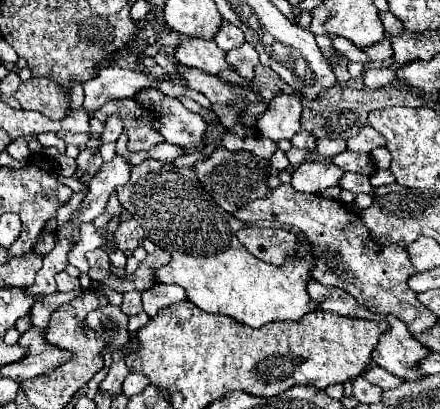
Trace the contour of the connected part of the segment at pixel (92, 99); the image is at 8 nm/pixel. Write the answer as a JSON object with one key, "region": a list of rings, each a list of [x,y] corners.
{"region":[[[107,66],[101,68],[99,74],[83,84],[85,90],[85,102],[83,108],[87,112],[99,110],[105,102],[117,100],[117,98],[132,98],[139,90],[145,88],[157,88],[157,80],[173,80],[167,76],[153,76],[153,74],[141,74],[139,70],[125,70],[121,66]]]}

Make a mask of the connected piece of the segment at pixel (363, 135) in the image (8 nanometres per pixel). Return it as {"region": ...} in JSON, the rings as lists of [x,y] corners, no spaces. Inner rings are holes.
{"region":[[[365,126],[357,134],[357,138],[347,140],[347,148],[353,150],[353,152],[371,152],[371,150],[375,150],[379,146],[385,146],[383,136],[375,128],[371,128],[371,126]]]}

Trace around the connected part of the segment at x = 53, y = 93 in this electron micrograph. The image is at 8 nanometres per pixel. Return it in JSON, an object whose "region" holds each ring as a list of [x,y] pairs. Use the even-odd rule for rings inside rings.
{"region":[[[29,78],[19,84],[13,94],[23,110],[35,110],[51,120],[61,120],[69,106],[69,96],[65,96],[55,82],[49,78]]]}

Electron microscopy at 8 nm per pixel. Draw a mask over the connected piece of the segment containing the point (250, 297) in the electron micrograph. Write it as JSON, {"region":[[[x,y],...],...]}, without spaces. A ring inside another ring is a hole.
{"region":[[[145,160],[143,164],[131,169],[129,182],[117,187],[115,192],[121,206],[131,214],[131,220],[121,222],[119,228],[115,230],[117,248],[137,248],[139,240],[143,238],[149,238],[157,246],[165,248],[171,254],[171,262],[163,268],[157,268],[155,280],[161,284],[183,286],[187,300],[193,302],[197,308],[209,314],[231,316],[237,322],[247,324],[251,328],[261,328],[275,320],[299,320],[307,312],[315,310],[317,304],[311,302],[305,290],[313,260],[309,260],[307,254],[305,258],[293,254],[281,266],[273,266],[249,254],[245,246],[237,240],[237,230],[243,228],[243,224],[215,204],[215,200],[203,190],[193,168],[177,168],[173,164],[163,164],[159,160]]]}

